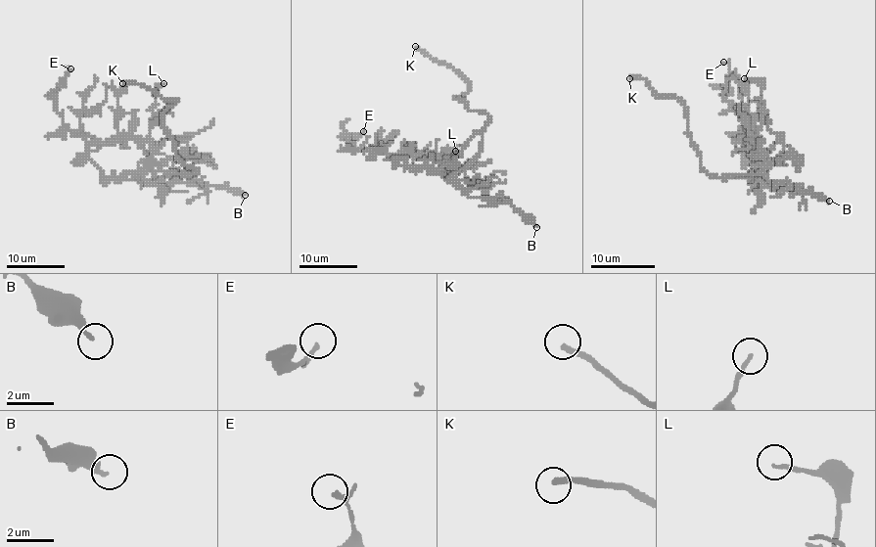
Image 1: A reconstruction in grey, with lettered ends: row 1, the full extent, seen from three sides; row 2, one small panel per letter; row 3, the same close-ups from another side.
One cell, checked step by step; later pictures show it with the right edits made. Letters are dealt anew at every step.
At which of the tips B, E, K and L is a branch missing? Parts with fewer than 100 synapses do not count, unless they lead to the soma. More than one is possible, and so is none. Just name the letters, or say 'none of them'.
K

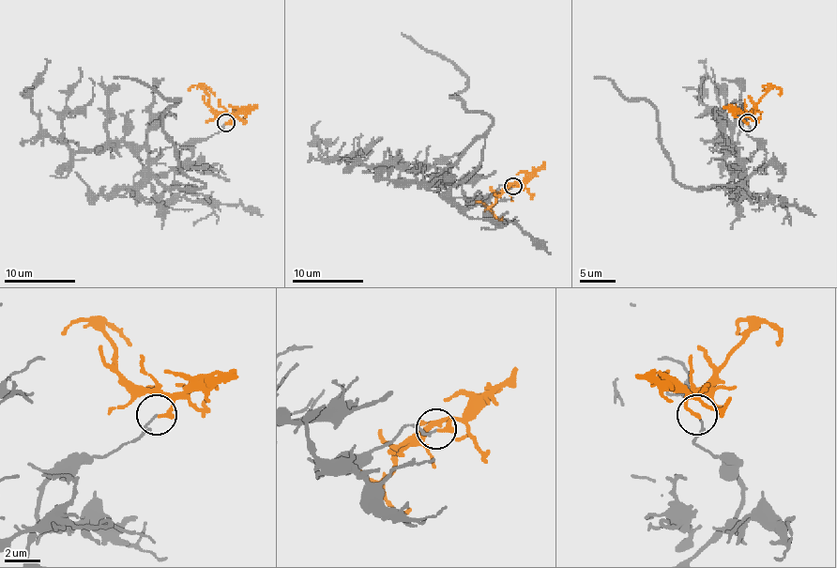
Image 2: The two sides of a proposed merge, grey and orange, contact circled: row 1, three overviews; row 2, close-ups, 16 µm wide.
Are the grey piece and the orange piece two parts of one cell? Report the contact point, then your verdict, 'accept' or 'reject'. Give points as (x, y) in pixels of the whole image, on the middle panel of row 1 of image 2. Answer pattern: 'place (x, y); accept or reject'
place (513, 186); reject

